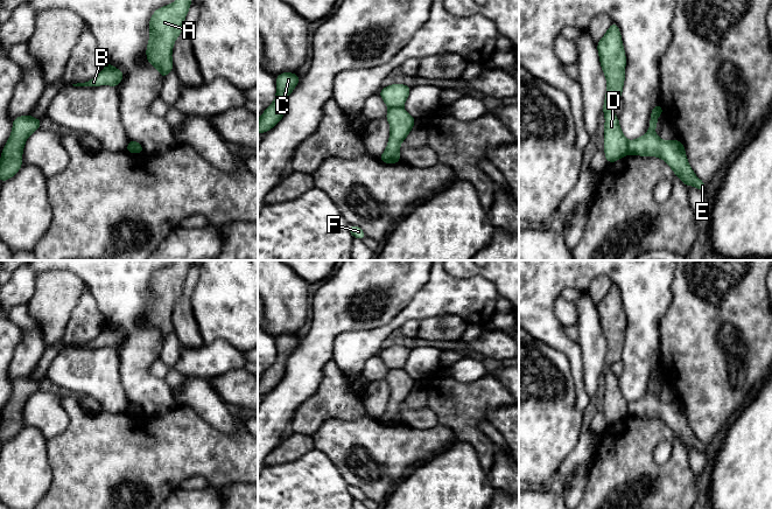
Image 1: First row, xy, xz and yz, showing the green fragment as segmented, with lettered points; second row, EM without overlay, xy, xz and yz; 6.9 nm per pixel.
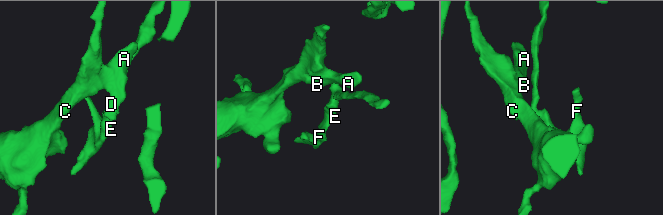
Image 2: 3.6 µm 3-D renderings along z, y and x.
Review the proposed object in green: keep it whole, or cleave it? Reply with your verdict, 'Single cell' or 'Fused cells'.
Fused cells

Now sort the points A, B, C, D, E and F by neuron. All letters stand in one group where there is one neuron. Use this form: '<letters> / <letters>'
A B C D / E F

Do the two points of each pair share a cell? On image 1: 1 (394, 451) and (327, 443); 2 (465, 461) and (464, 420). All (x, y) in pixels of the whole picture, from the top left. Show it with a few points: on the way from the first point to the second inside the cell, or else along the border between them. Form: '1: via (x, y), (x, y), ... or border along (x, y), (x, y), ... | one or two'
1: via (378, 451), (373, 451), (362, 441), (343, 440) | one
2: border along (456, 438), (467, 441), (474, 448), (481, 465) | two

